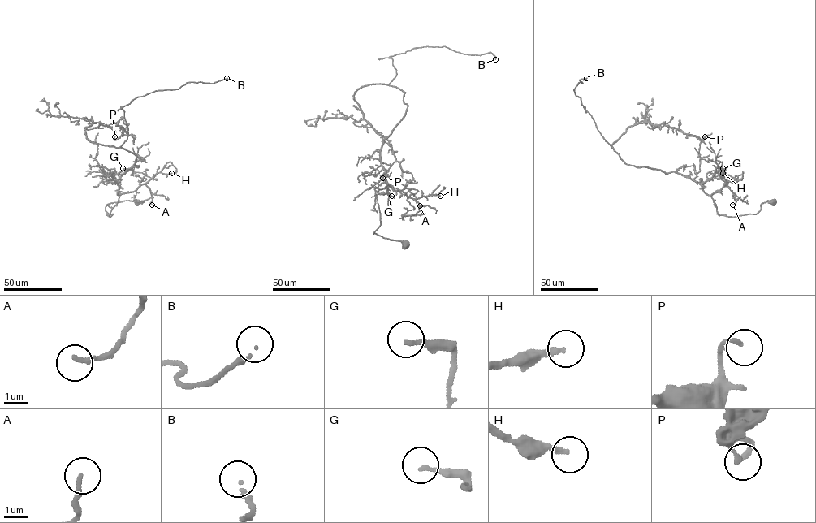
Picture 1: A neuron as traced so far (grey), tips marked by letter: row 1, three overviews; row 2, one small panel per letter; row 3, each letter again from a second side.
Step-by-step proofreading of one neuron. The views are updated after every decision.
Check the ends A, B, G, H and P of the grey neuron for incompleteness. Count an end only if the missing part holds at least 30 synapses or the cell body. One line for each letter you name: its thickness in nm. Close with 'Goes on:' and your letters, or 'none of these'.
B: 150 nm thick
H: 200 nm thick
Goes on: B, H

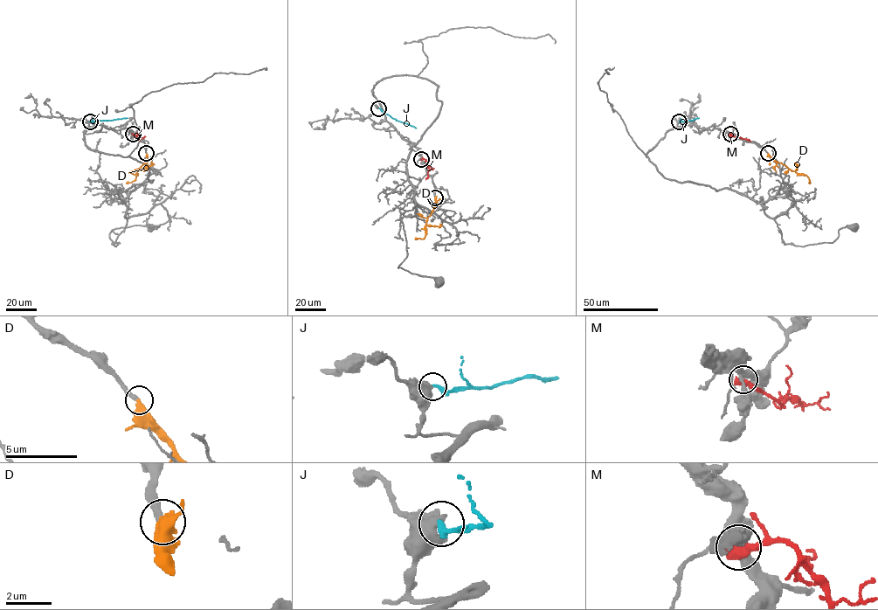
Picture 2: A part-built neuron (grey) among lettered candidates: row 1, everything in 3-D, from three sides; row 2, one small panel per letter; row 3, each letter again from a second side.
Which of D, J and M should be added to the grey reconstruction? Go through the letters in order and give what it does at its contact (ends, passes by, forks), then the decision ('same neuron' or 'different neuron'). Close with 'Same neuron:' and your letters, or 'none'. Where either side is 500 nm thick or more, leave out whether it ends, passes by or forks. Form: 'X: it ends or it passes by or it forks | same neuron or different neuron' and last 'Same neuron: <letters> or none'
D: it ends | same neuron
J: different neuron
M: different neuron
Same neuron: D

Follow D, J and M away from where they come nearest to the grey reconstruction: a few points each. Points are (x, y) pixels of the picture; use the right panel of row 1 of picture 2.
D: (768, 153), (773, 159), (805, 175), (810, 183)
J: (679, 121), (699, 118)
M: (730, 134), (730, 136), (750, 141)

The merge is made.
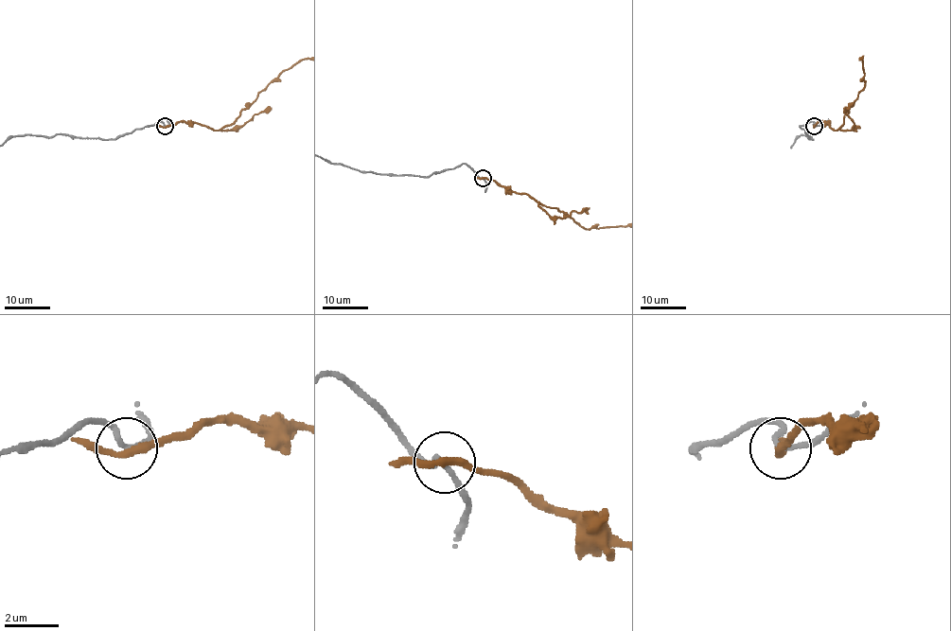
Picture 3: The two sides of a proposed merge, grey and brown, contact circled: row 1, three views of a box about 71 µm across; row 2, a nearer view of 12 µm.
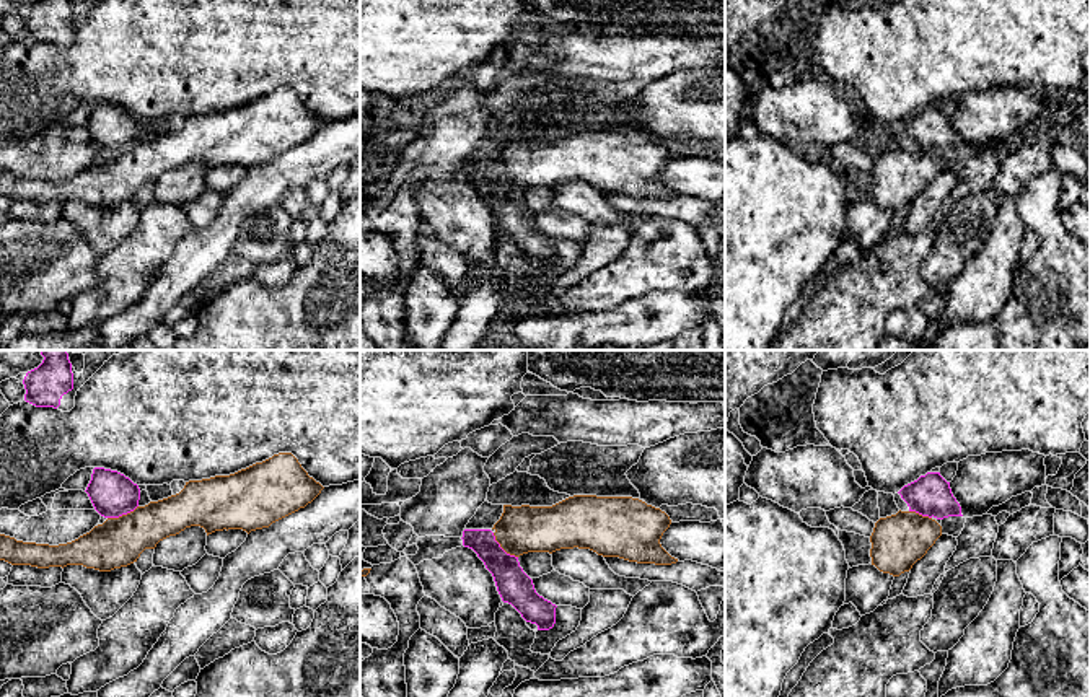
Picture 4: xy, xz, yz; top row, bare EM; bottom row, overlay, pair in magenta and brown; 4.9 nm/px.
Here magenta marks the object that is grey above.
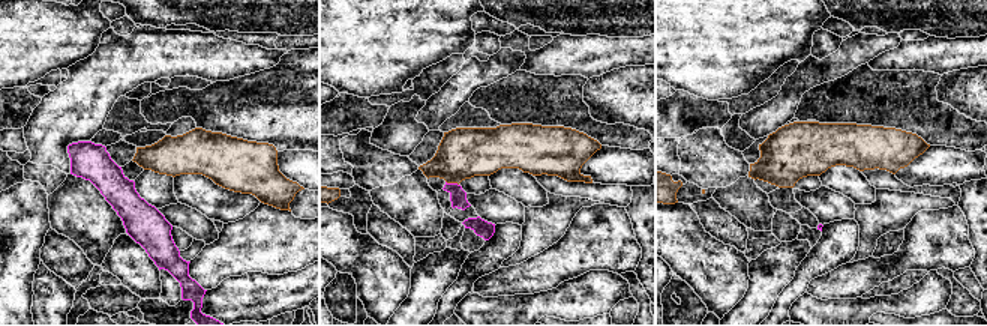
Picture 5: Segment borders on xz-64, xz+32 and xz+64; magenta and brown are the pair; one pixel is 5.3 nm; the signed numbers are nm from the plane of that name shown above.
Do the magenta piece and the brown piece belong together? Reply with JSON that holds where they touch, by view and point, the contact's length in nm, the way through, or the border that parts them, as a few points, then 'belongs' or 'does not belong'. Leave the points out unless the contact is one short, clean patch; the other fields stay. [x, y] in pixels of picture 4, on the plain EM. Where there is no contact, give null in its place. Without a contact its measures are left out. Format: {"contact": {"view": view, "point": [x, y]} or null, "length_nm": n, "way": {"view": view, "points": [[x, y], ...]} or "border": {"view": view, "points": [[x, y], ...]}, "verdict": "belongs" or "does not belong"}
{"contact": {"view": "xz", "point": [501, 183]}, "length_nm": 180, "border": {"view": "xz", "points": [[492, 168], [494, 175], [517, 192]]}, "verdict": "does not belong"}

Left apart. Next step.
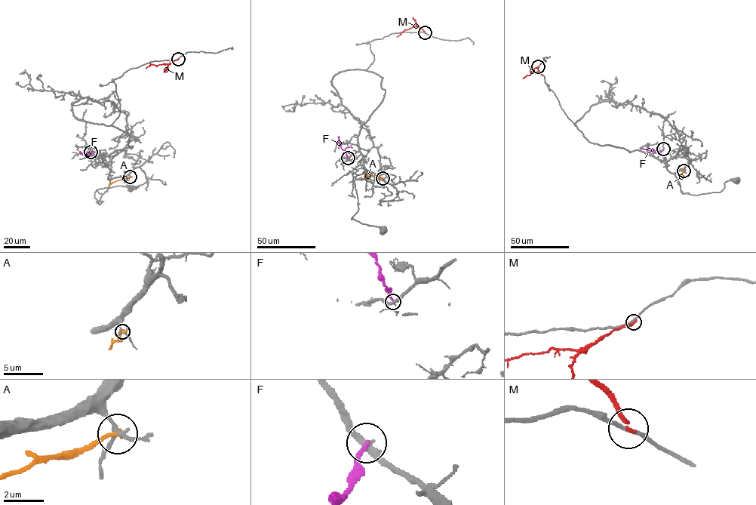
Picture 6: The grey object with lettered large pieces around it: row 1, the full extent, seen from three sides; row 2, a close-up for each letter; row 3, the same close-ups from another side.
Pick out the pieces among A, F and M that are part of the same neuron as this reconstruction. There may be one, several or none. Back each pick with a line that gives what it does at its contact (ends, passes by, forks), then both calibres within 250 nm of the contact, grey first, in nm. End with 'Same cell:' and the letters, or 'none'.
Same cell: none

